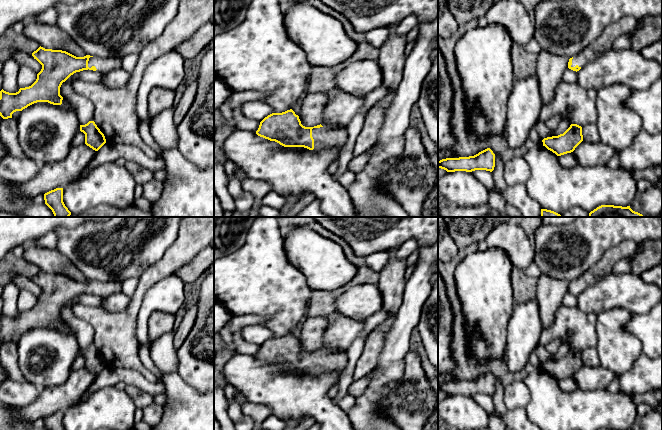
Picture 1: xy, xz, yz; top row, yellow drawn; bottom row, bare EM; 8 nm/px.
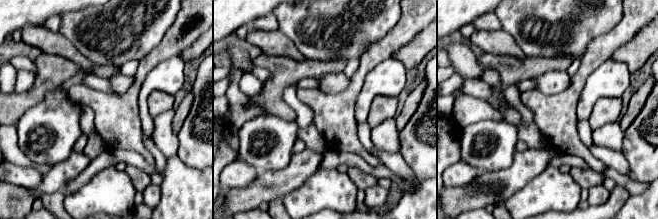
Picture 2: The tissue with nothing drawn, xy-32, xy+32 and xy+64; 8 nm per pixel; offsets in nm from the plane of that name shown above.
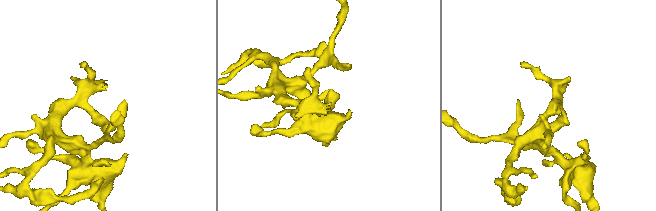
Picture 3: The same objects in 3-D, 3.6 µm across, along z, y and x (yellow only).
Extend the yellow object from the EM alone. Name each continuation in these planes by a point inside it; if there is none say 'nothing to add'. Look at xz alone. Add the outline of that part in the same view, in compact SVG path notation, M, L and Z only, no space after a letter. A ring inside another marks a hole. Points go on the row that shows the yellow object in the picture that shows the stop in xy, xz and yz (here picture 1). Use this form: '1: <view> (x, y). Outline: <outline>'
1: xz (324, 138). Outline: M320 127L312 129L312 137L314 139L313 150L336 148L340 153L347 141L348 133L345 128L341 127Z

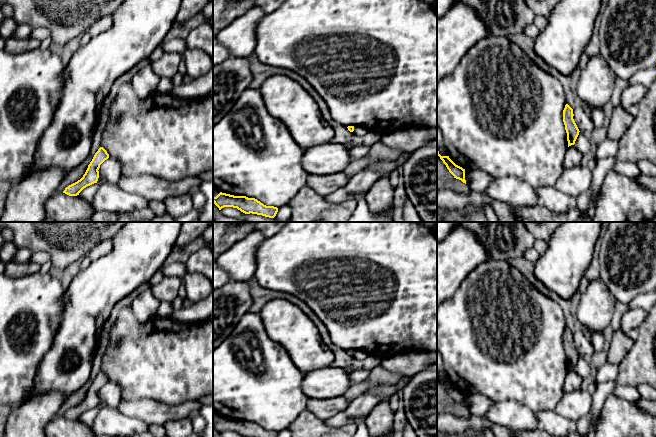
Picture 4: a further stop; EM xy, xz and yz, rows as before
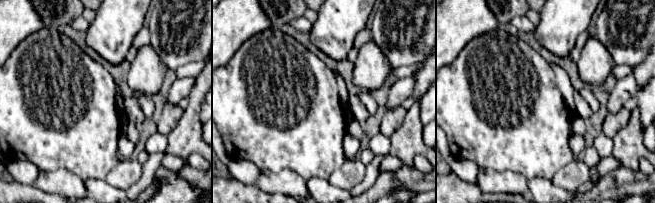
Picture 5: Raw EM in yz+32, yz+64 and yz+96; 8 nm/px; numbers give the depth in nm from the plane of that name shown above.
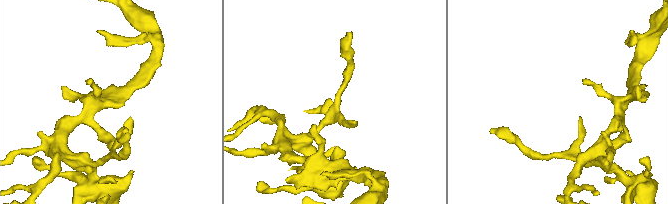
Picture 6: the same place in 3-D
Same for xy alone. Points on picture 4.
nothing to add

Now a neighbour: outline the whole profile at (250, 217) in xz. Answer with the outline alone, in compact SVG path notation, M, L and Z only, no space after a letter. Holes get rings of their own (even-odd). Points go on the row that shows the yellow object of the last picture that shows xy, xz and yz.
M245 214L245 222L279 222L276 218L269 218L257 214Z

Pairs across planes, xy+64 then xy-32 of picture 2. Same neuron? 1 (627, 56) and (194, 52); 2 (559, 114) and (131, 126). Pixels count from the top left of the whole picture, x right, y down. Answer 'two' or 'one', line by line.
1: one
2: one

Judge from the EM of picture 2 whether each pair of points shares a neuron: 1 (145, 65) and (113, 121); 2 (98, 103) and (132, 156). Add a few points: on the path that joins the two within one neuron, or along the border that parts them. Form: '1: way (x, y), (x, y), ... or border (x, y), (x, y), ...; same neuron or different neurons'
1: way (138, 79), (130, 99), (124, 107); same neuron
2: border (106, 147), (112, 150), (134, 150), (147, 163); different neurons

